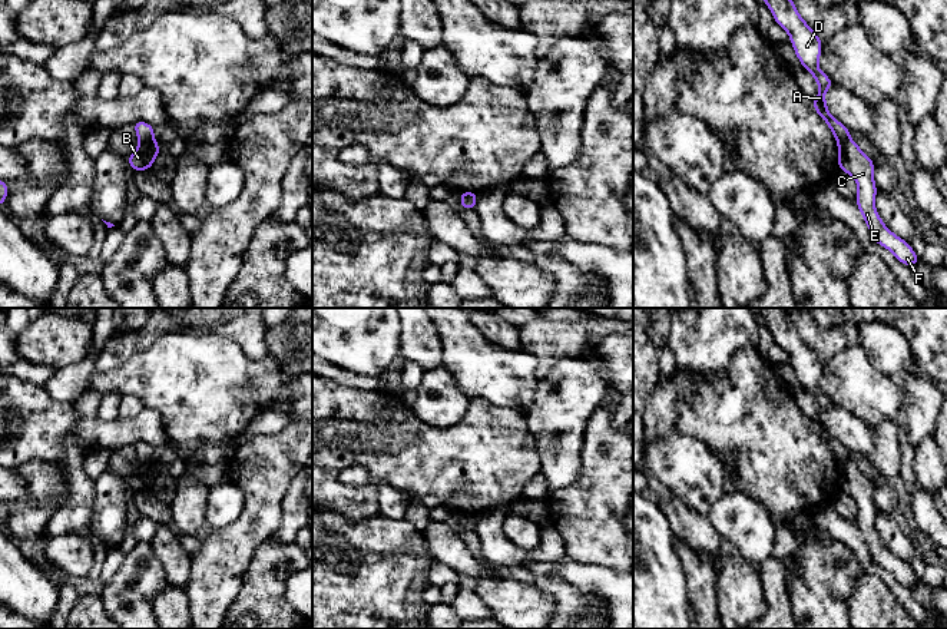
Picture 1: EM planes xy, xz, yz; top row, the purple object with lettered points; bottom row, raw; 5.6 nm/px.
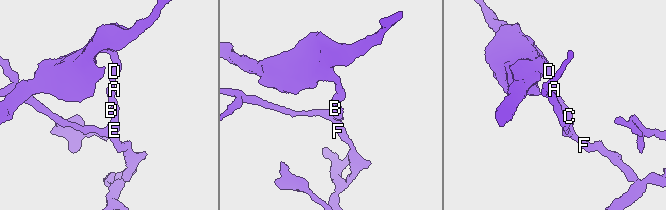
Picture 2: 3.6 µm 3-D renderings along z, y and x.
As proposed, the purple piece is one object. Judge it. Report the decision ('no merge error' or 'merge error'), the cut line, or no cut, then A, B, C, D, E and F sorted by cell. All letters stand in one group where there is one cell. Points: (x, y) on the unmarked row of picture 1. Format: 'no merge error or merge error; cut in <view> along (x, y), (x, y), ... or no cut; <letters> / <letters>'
merge error; cut in xy along (152, 459), (139, 463); A D / B C E F

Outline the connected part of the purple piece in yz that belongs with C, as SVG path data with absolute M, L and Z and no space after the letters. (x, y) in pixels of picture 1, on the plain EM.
M851 458L838 463L838 490L851 496L857 503L855 524L868 546L874 563L891 572L901 585L910 589L921 583L921 580L908 563L898 559L883 544L874 526L878 513L874 504L874 486L875 483Z

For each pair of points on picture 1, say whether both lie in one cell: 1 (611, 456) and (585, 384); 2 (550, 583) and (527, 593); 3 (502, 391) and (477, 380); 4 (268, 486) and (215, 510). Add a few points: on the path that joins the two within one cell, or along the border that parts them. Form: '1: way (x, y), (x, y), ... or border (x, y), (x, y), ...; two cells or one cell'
1: border (611, 396), (590, 416), (582, 442); two cells
2: border (535, 582), (552, 596), (553, 613); two cells
3: way (496, 386), (490, 380), (483, 380); one cell
4: border (232, 480), (242, 492), (244, 507), (225, 526); two cells

